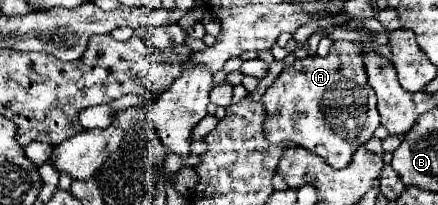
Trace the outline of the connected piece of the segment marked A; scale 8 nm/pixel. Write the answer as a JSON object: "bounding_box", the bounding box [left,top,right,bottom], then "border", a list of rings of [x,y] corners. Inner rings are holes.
{"bounding_box":[262,41,380,169],"border":[[[336,41],[330,47],[326,57],[310,55],[292,65],[286,65],[284,71],[276,77],[276,81],[264,91],[262,103],[266,107],[266,137],[272,143],[296,143],[318,157],[322,157],[334,169],[344,169],[352,153],[364,145],[380,125],[380,115],[376,109],[374,89],[366,81],[364,63],[362,63],[362,45],[352,41]]]}

